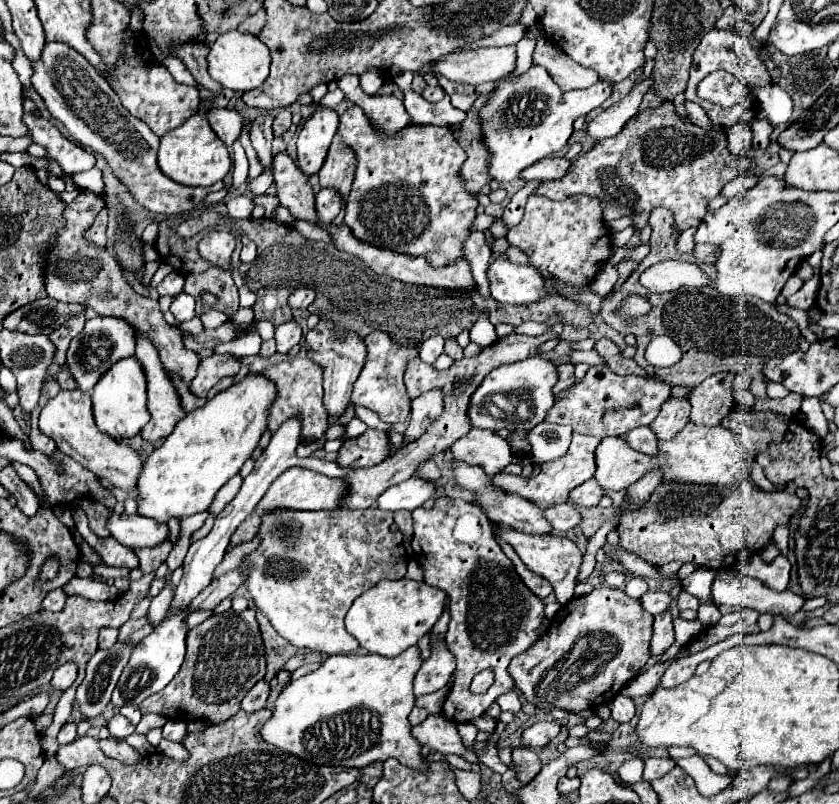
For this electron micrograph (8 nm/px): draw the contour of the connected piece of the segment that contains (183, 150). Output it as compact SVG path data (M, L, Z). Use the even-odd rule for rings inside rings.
M192 115L186 123L182 123L180 127L168 131L160 139L158 167L162 169L164 175L178 181L180 185L208 187L216 181L222 181L228 175L228 171L232 167L232 161L228 157L228 149L216 137L216 133L212 131L208 119L200 117L200 115Z

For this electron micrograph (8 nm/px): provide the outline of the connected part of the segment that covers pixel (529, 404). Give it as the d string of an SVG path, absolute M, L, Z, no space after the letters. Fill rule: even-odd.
M528 357L524 361L518 363L510 363L510 365L500 365L498 369L490 371L484 381L480 383L480 387L472 393L470 397L470 405L468 405L468 421L472 427L478 429L510 429L510 431L520 431L520 429L532 429L532 425L538 425L540 421L544 421L546 411L552 407L554 395L552 395L552 387L556 383L556 365L550 363L544 357ZM518 391L526 391L526 399L520 399L520 407L524 407L524 411L516 411L514 415L508 415L506 419L494 419L490 415L484 413L488 397L494 393L518 393Z

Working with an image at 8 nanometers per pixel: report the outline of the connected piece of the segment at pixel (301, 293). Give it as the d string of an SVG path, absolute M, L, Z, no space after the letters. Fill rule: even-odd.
M300 287L300 289L296 289L296 291L290 295L288 305L290 305L292 309L308 309L308 307L312 305L314 297L316 297L316 295L314 295L312 289L308 289L308 287Z

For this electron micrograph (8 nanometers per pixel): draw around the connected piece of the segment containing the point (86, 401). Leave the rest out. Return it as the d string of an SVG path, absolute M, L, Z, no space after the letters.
M60 391L54 399L48 401L48 405L40 413L38 427L42 433L50 435L56 441L56 447L70 455L76 463L92 471L96 477L110 481L114 487L122 491L136 491L138 477L142 473L144 461L140 459L140 453L112 437L108 433L102 433L96 427L94 415L92 415L92 401L88 391Z

